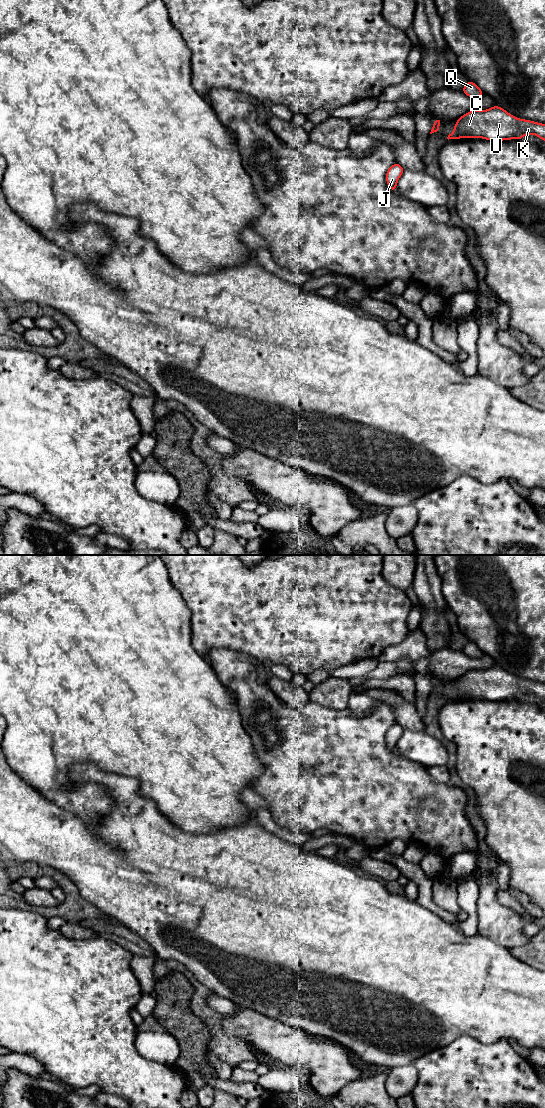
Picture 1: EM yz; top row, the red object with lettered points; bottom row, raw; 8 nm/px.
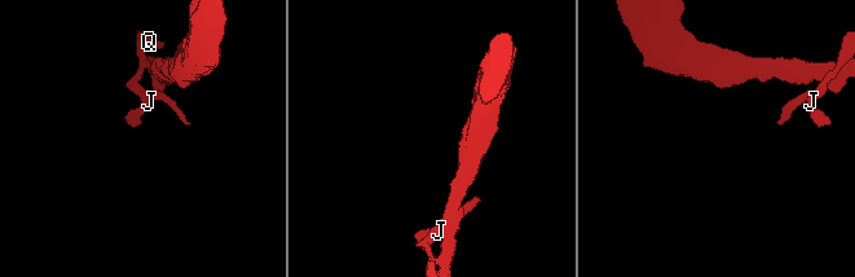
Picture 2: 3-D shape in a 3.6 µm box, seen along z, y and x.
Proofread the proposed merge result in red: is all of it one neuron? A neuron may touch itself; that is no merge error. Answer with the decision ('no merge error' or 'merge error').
merge error

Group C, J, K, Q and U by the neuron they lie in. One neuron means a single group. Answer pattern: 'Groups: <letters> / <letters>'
Groups: C K U / J Q

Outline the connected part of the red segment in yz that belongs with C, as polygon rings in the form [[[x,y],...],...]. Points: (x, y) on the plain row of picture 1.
[[[499,666],[469,671],[459,677],[447,699],[482,698],[493,702],[536,695],[545,701],[545,684],[519,679]]]

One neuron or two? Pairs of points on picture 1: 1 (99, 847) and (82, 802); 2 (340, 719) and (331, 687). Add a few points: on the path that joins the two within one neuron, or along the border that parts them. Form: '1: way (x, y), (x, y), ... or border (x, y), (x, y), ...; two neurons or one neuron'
1: border (108, 813), (93, 830), (75, 815); two neurons
2: border (314, 703), (334, 709), (344, 709), (347, 706); two neurons

